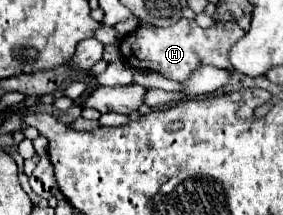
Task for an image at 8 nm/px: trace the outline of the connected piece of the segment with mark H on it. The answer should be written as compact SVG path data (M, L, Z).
M180 18L176 24L168 28L146 28L138 26L132 34L128 34L122 44L124 60L136 70L150 70L158 72L170 80L186 80L194 70L200 66L216 66L216 68L230 68L226 62L226 54L234 42L238 42L246 32L236 22L218 22L210 28L200 28L196 20Z

